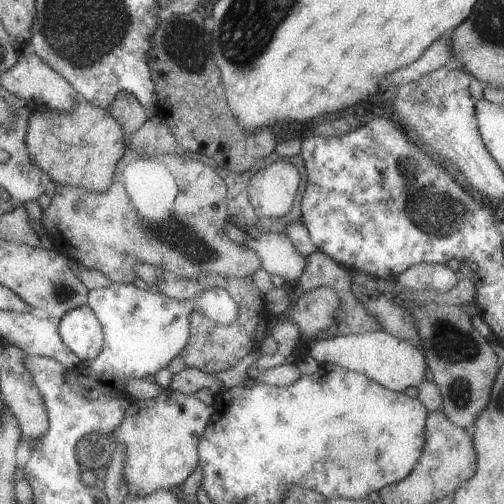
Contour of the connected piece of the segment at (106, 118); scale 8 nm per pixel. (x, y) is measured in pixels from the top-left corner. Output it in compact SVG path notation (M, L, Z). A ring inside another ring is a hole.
M78 99L69 114L46 106L34 107L24 138L31 164L46 174L56 186L76 186L89 192L105 192L111 186L117 160L125 154L121 126L107 109Z

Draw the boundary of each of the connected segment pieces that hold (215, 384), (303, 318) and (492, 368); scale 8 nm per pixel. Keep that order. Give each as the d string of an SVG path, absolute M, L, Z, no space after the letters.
M185 367L177 374L172 374L167 389L177 391L181 394L191 395L201 388L207 388L214 394L222 389L222 383L213 373L203 372L195 367Z
M319 286L315 290L302 292L293 308L289 308L289 312L283 312L283 316L287 314L287 318L297 324L305 337L309 335L311 339L317 339L319 332L323 332L323 330L329 330L329 332L335 330L335 320L337 320L339 308L341 308L341 302L339 302L335 290L329 286Z
M427 305L409 308L409 312L421 340L419 348L424 353L425 364L442 396L441 410L455 426L471 428L478 414L487 406L500 365L492 345L473 328L467 312L460 306Z

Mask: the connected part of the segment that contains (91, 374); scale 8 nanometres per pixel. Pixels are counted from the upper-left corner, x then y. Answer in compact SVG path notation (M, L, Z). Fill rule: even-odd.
M111 283L107 288L94 288L88 291L86 296L86 304L93 310L93 314L97 317L99 324L101 325L101 330L103 332L103 348L99 351L99 354L95 356L91 362L77 365L75 370L69 371L65 375L65 382L71 386L71 389L78 394L81 394L83 398L87 398L87 400L95 400L95 398L99 398L99 396L109 396L109 398L113 398L116 393L124 394L123 388L123 380L133 380L133 378L144 378L144 376L149 376L149 374L155 374L158 370L166 367L167 364L181 352L183 346L185 346L187 339L189 338L189 313L191 310L195 310L195 312L199 312L199 314L203 314L203 316L207 316L209 320L213 320L215 324L231 324L233 320L237 318L237 303L231 300L231 296L225 292L222 288L209 288L209 290L203 290L195 300L175 300L173 298L169 298L169 296L165 296L165 294L158 291L157 293L153 292L153 288L143 290L135 287L133 283L121 284L121 283Z

